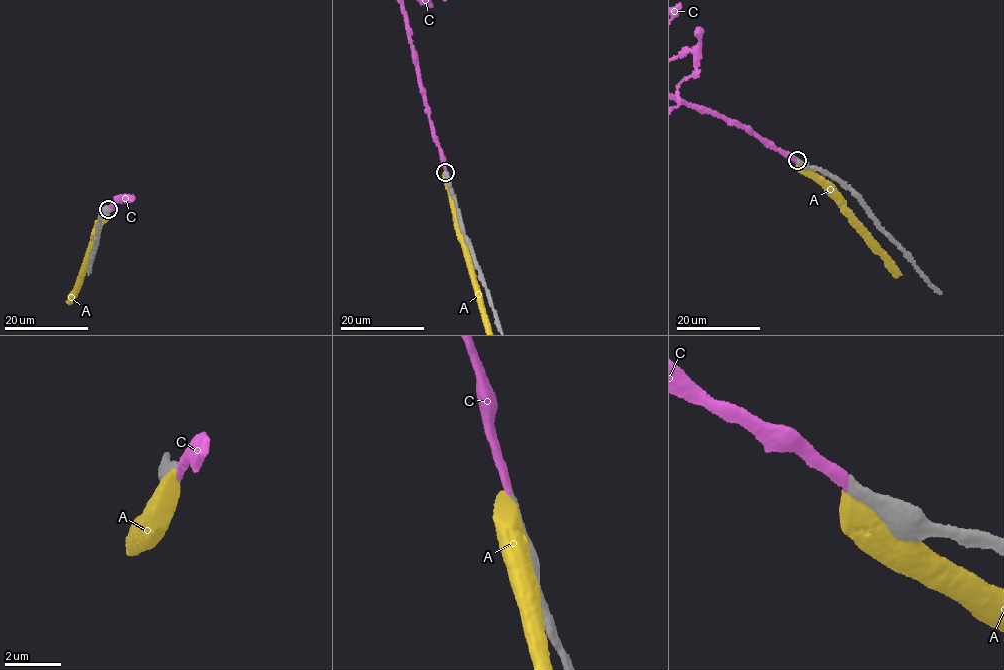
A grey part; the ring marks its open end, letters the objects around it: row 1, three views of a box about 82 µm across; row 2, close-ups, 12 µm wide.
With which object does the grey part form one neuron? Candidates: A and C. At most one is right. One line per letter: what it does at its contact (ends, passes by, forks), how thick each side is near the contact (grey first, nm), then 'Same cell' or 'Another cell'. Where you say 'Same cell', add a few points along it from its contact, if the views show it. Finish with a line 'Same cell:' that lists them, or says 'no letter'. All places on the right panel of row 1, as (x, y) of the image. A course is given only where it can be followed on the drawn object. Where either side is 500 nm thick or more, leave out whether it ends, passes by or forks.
A: Thickness 550 nm (grey) against 800 nm. Another cell
C: It ends there. Thickness 380 nm (grey) against 360 nm. Same cell
Same cell: C

